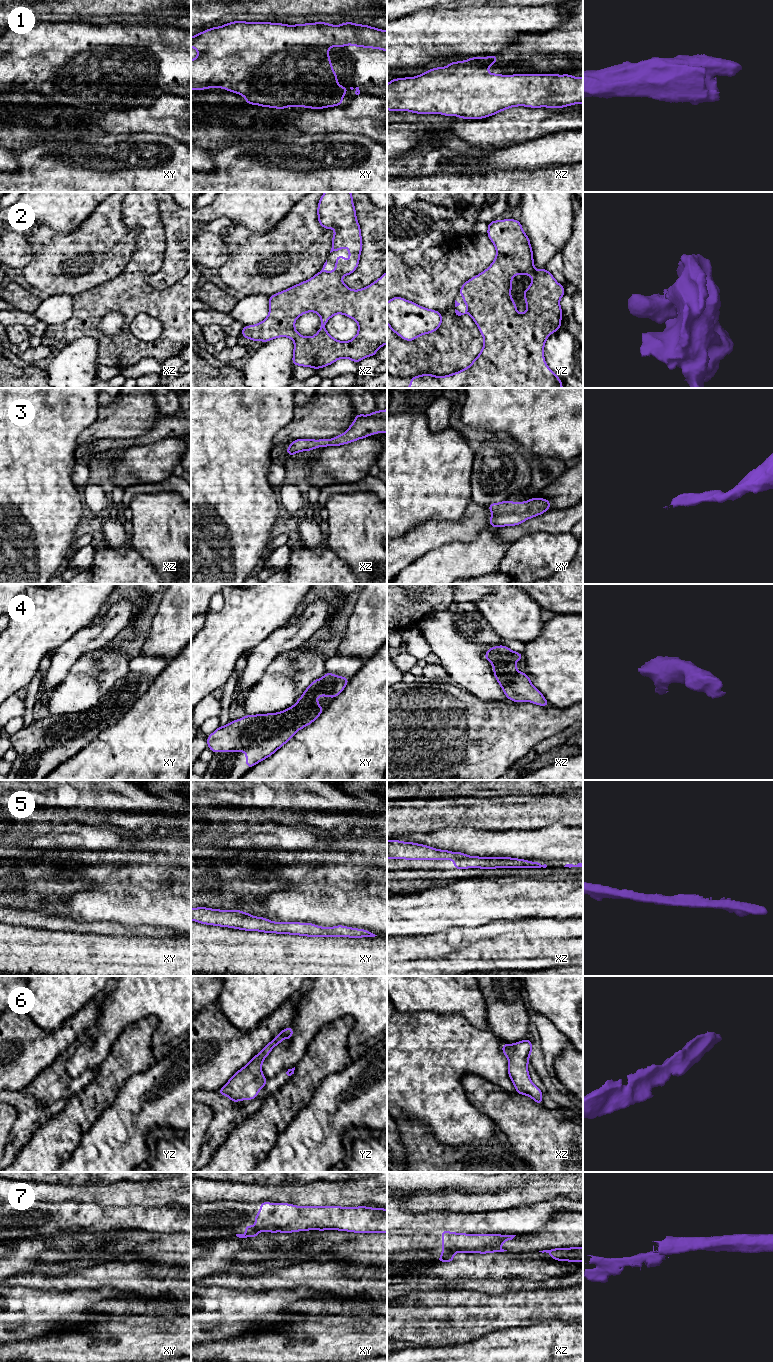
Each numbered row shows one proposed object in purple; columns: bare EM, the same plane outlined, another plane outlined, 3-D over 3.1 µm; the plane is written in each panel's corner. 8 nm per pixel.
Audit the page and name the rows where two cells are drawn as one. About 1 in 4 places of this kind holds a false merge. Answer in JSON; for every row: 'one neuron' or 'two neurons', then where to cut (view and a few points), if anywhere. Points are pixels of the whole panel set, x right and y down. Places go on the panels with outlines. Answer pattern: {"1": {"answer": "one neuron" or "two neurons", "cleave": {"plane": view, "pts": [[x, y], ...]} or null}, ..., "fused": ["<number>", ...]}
{"1": {"answer": "one neuron", "cleave": null}, "2": {"answer": "one neuron", "cleave": null}, "3": {"answer": "one neuron", "cleave": null}, "4": {"answer": "one neuron", "cleave": null}, "5": {"answer": "one neuron", "cleave": null}, "6": {"answer": "one neuron", "cleave": null}, "7": {"answer": "two neurons", "cleave": {"plane": "xy", "pts": [[258, 1231], [246, 1233]]}}, "fused": ["7"]}

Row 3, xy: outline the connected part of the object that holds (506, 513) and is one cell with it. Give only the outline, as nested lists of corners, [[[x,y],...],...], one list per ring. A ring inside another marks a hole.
[[[539,497],[524,502],[504,500],[499,503],[491,503],[488,508],[492,512],[489,520],[492,527],[516,526],[548,511],[550,501]]]

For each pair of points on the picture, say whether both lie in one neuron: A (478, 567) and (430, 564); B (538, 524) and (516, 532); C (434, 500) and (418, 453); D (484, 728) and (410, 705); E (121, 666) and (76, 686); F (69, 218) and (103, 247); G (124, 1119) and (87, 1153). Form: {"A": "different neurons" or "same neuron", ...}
{"A": "same neuron", "B": "same neuron", "C": "same neuron", "D": "same neuron", "E": "same neuron", "F": "different neurons", "G": "same neuron"}

